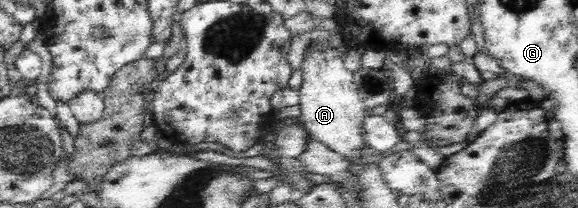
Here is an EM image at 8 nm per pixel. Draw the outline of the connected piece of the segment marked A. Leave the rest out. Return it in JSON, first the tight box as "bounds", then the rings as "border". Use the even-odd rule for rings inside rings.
{"bounds":[300,40,367,161],"border":[[[312,40],[304,51],[302,84],[300,86],[300,124],[329,149],[349,161],[359,159],[359,149],[366,146],[363,122],[367,108],[354,84],[354,73],[345,68],[343,57],[327,41]]]}

